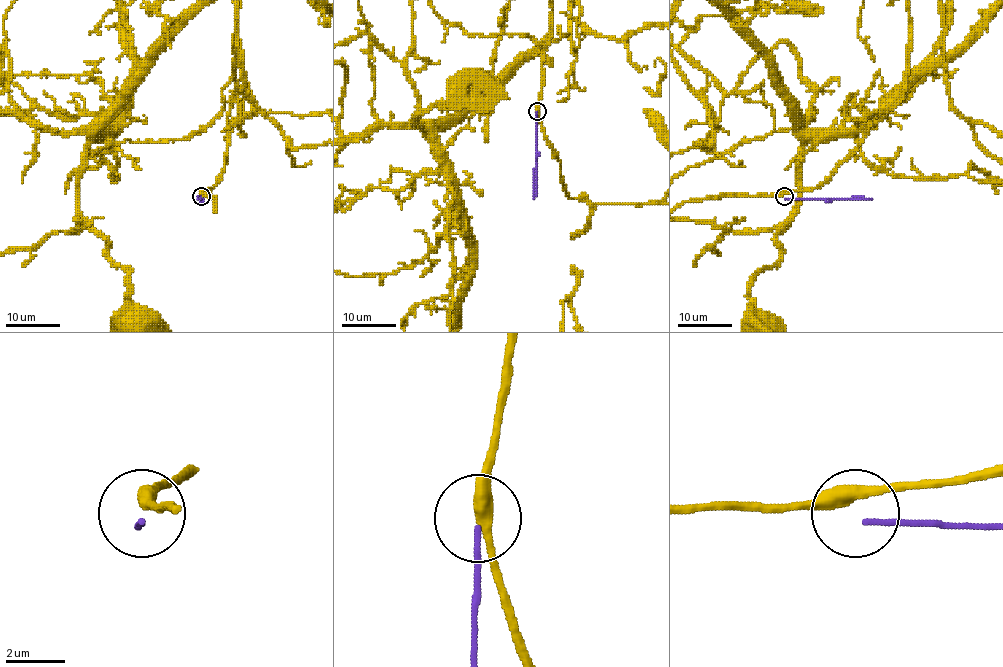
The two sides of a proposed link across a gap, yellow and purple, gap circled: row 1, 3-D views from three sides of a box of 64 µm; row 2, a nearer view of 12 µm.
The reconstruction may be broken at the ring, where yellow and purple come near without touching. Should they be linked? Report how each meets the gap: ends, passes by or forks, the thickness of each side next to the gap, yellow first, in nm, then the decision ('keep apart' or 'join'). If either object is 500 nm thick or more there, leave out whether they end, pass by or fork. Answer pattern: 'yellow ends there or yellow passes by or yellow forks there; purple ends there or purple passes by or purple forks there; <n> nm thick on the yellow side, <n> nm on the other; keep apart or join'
yellow passes by; purple ends there; 460 nm thick on the yellow side, 200 nm on the other; keep apart

